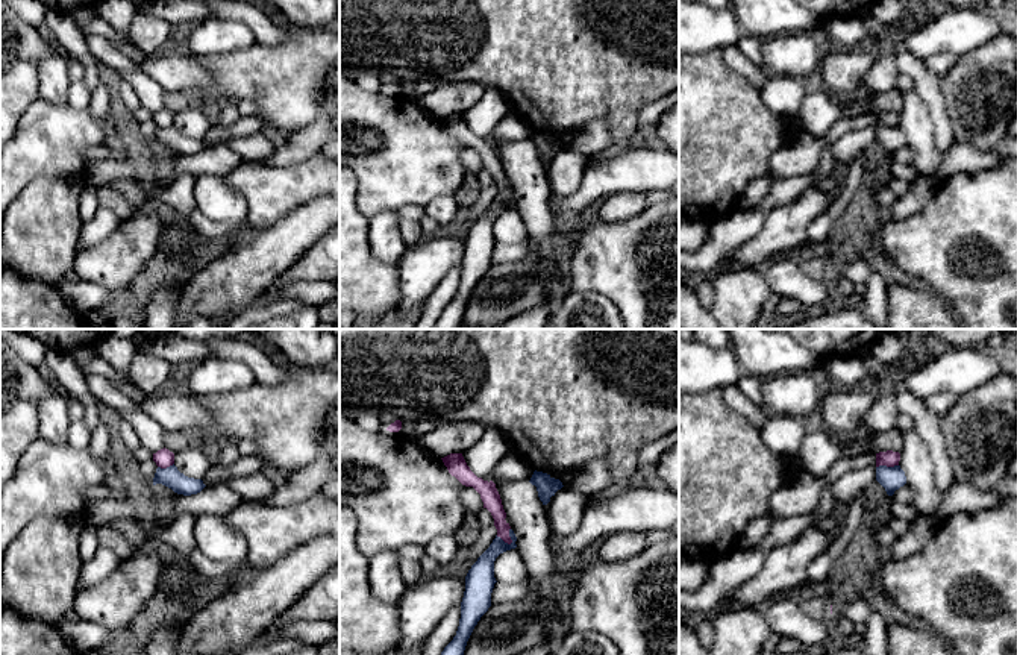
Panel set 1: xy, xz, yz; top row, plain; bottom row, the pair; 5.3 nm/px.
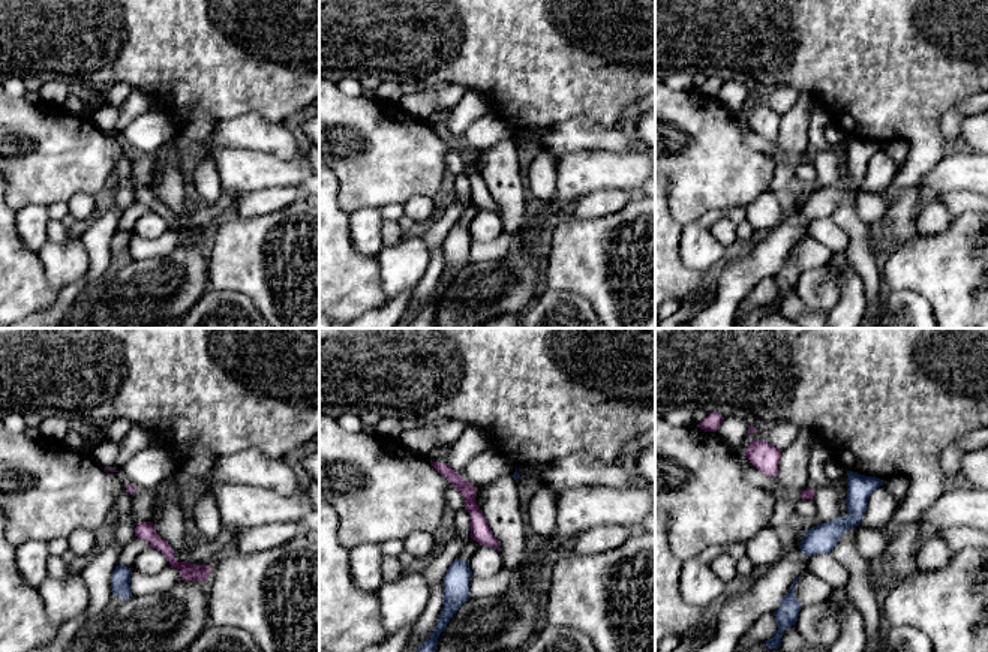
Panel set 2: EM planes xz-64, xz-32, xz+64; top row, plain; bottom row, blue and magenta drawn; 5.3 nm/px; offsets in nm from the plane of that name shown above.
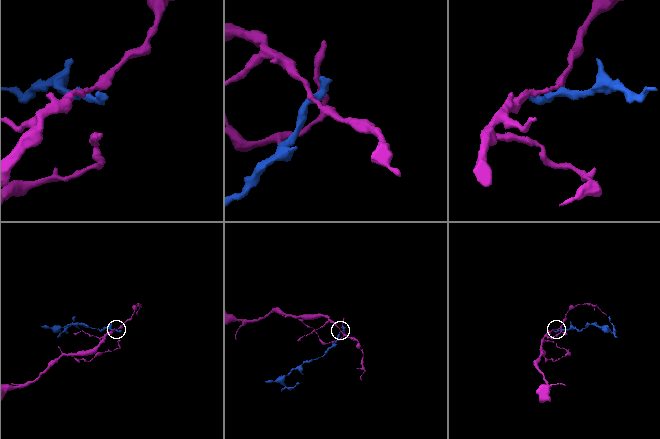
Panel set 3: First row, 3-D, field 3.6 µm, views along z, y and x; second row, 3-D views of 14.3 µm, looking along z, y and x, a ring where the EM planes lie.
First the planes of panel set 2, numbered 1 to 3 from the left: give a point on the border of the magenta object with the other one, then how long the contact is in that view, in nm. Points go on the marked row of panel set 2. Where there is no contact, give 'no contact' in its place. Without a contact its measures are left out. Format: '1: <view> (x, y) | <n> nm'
1: no contact
2: no contact
3: no contact

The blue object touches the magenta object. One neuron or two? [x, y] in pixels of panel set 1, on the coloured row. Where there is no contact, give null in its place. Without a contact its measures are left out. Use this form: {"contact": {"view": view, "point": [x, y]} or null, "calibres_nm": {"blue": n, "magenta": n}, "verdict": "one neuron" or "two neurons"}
{"contact": {"view": "xz", "point": [503, 542]}, "calibres_nm": {"blue": 160, "magenta": 100}, "verdict": "two neurons"}

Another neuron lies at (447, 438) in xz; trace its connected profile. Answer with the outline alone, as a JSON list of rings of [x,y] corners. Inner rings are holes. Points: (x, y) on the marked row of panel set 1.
[[[474,422],[440,425],[435,431],[420,438],[420,446],[435,458],[450,453],[464,453],[485,434],[485,426]]]

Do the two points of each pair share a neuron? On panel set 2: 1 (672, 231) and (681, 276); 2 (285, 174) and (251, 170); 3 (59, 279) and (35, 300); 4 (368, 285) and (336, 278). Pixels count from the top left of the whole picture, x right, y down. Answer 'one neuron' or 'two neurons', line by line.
1: one neuron
2: one neuron
3: two neurons
4: one neuron

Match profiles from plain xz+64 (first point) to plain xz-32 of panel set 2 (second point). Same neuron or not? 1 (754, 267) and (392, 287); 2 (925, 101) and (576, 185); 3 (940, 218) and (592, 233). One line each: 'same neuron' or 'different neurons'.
1: same neuron
2: different neurons
3: different neurons

